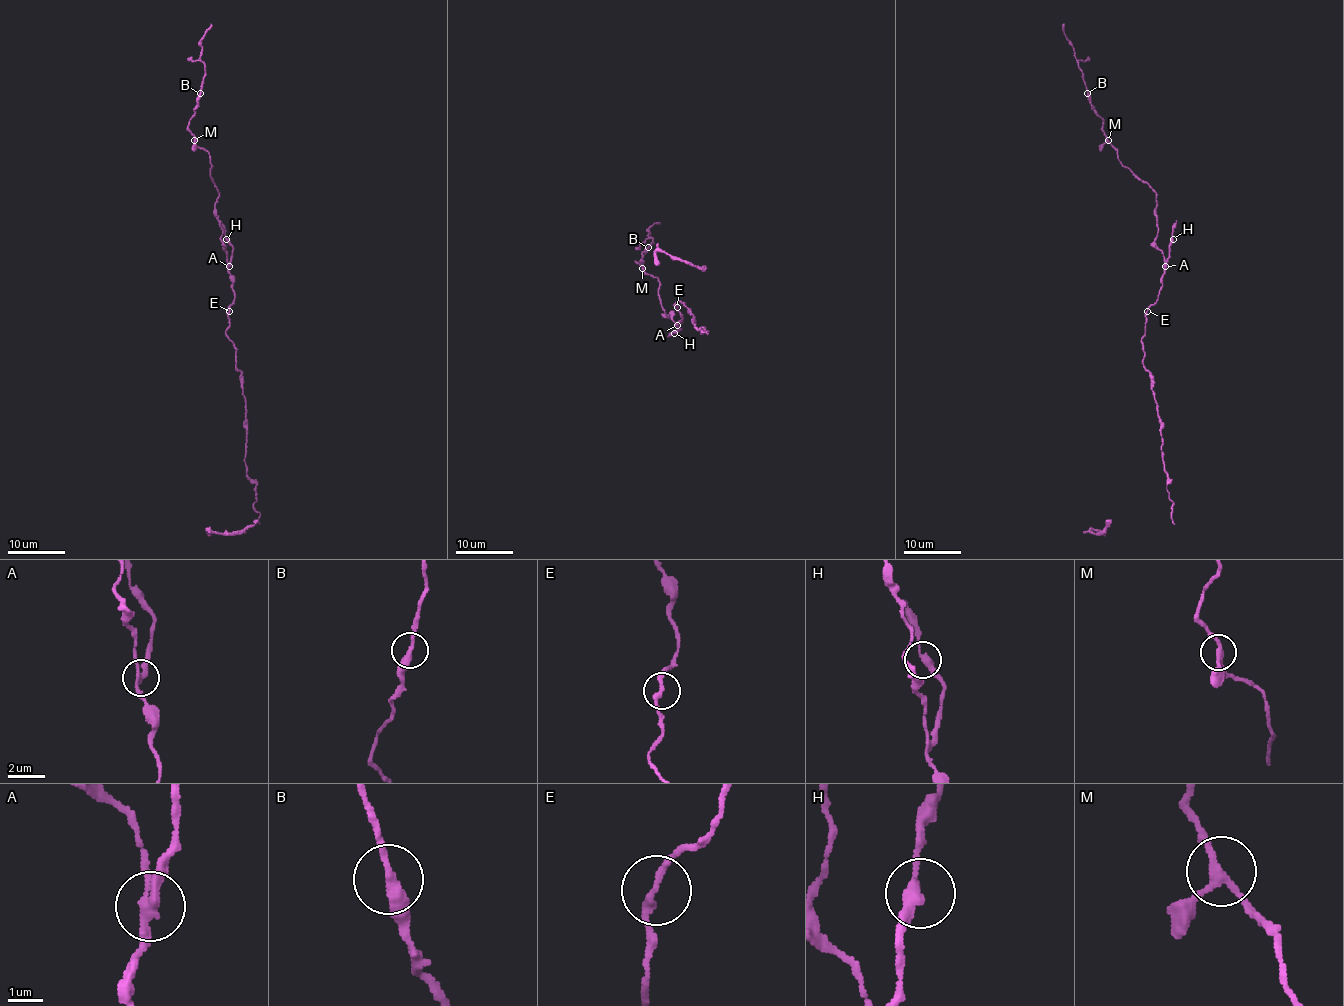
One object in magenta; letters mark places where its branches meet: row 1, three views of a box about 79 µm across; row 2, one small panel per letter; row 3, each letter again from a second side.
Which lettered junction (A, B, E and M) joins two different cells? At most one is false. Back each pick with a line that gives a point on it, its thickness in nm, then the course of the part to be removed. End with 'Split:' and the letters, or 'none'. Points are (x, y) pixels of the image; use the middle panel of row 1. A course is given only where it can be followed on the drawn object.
A: place (677, 325); calibre 240 nm; course (677, 325), (680, 330), (667, 336)
Split: A

